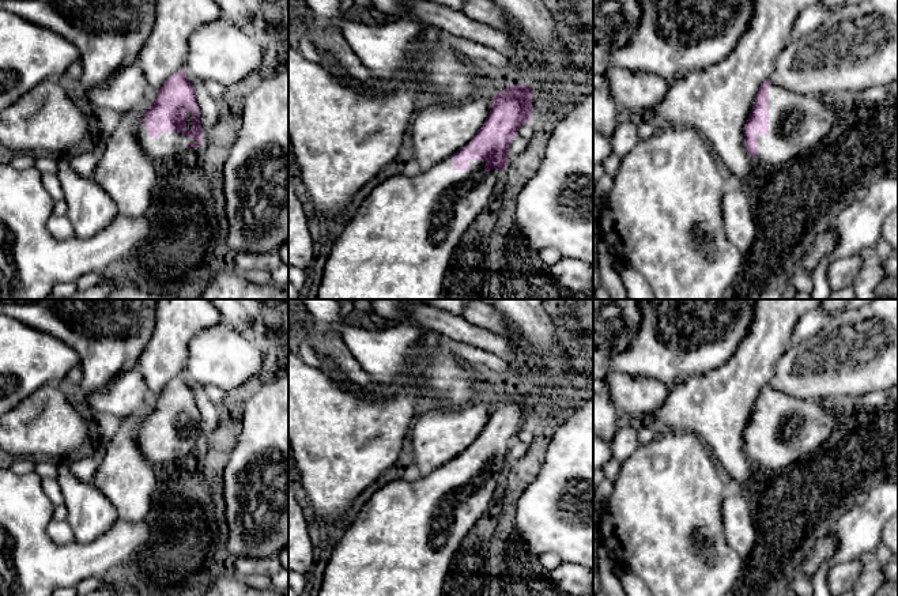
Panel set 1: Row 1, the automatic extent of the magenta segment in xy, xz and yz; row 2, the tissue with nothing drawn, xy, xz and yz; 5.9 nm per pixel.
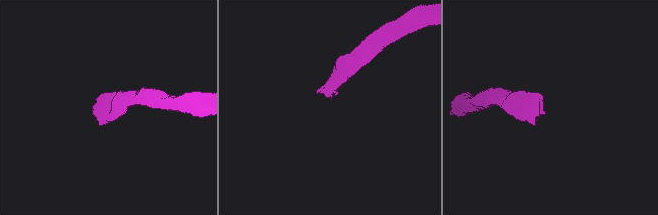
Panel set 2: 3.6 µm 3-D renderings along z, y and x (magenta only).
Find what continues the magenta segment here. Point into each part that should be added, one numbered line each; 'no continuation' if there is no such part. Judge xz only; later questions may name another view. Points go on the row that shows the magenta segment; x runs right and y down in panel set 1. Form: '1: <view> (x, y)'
1: xz (397, 245)

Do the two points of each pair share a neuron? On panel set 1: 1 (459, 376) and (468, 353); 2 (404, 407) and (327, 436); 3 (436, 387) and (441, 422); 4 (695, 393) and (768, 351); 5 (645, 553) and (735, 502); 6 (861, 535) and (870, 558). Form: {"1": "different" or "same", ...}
{"1": "different", "2": "same", "3": "different", "4": "same", "5": "different", "6": "different"}

